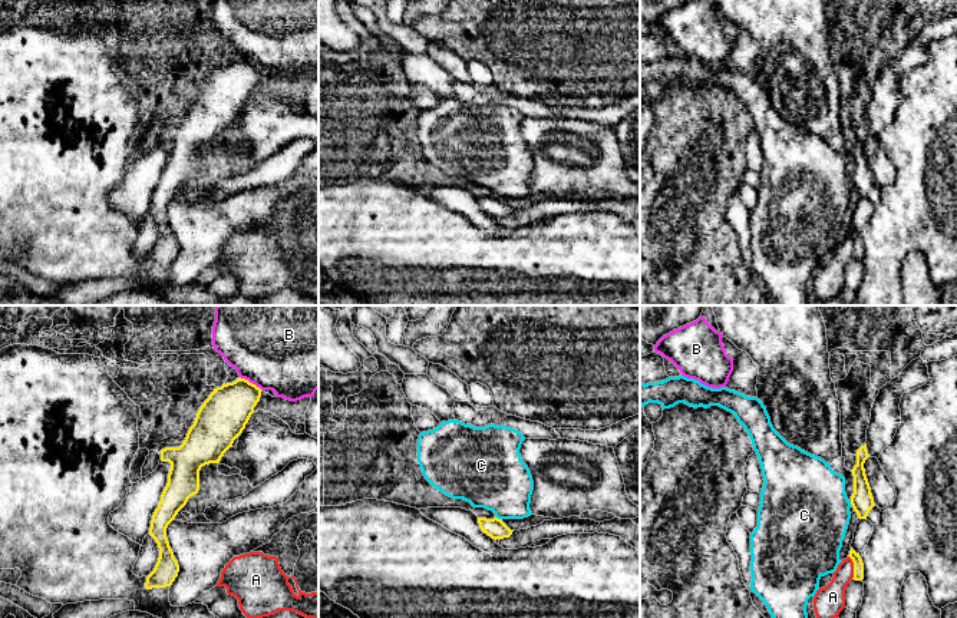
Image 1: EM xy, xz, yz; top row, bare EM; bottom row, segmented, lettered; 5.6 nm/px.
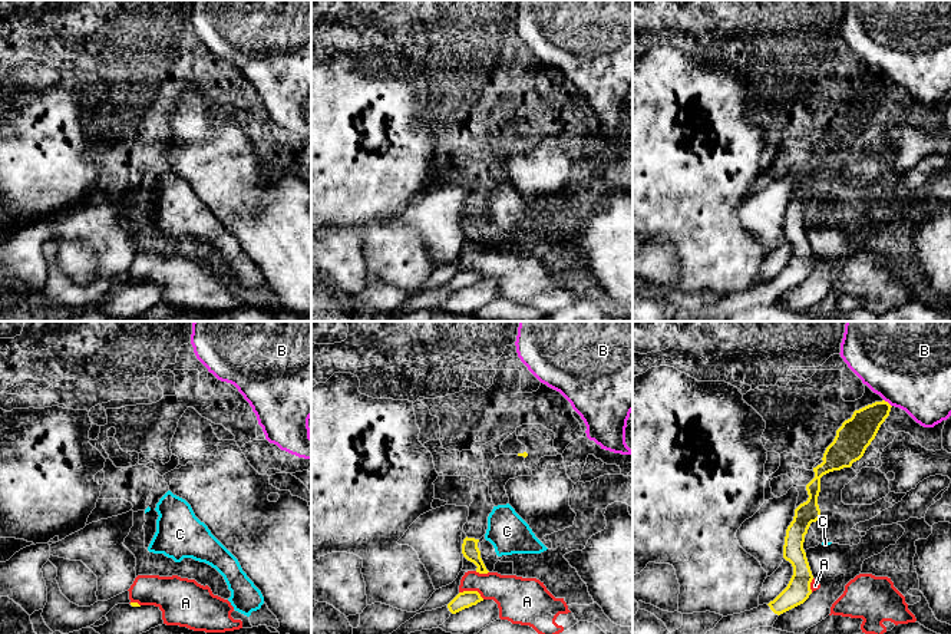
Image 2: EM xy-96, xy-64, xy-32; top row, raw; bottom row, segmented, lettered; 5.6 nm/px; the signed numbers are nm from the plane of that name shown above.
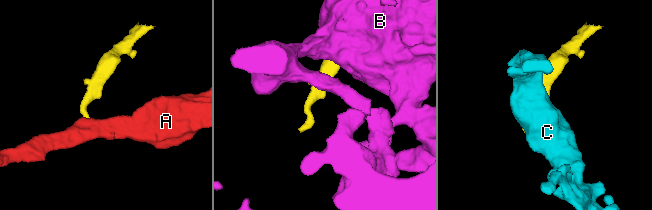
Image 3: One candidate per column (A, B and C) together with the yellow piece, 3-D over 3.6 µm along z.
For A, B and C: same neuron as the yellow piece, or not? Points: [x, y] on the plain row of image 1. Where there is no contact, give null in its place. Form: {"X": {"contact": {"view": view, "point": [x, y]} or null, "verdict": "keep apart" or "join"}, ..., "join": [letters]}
{"A": {"contact": {"view": "yz", "point": [854, 245]}, "verdict": "keep apart"}, "B": {"contact": {"view": "xy", "point": [251, 62]}, "verdict": "keep apart"}, "C": {"contact": {"view": "xz", "point": [500, 198]}, "verdict": "keep apart"}, "join": []}

